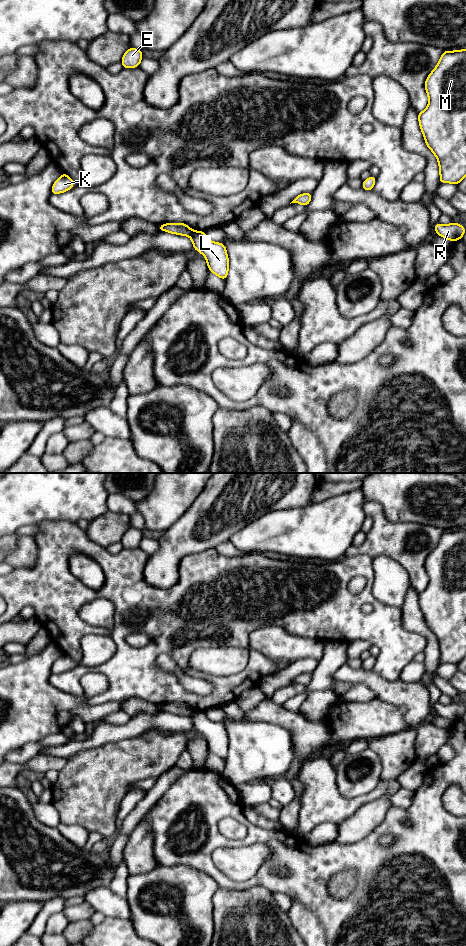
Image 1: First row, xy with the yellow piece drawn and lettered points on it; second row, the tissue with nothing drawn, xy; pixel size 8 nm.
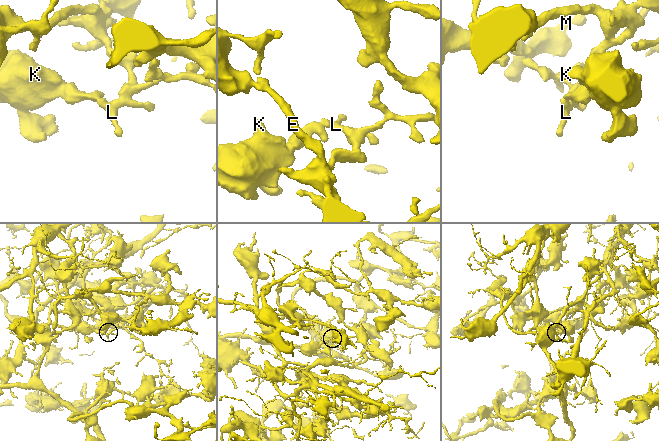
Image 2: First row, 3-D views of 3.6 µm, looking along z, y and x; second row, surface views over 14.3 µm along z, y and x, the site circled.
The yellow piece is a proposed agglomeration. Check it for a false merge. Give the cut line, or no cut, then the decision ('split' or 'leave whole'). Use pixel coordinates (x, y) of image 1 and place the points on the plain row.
xy (192, 710), (188, 715) | split

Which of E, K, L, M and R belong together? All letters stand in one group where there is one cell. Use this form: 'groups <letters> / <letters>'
groups E K M / L R

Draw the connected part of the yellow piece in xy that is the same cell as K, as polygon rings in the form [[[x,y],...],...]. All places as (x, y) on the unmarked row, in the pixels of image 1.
[[[63,653],[53,664],[51,674],[60,674],[70,670],[75,665],[74,661]]]

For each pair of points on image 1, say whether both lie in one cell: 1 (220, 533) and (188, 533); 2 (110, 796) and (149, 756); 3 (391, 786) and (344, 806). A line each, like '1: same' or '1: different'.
1: same
2: same
3: same

